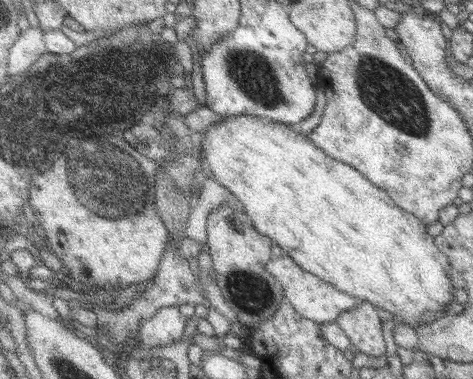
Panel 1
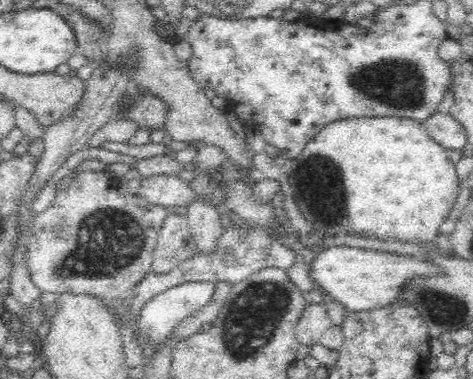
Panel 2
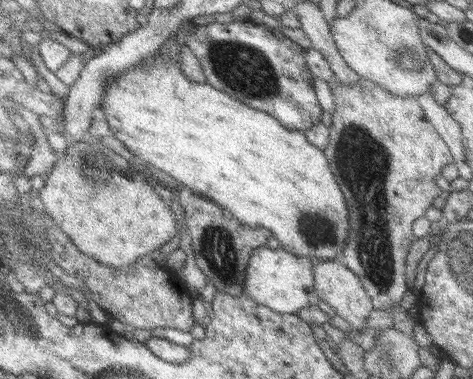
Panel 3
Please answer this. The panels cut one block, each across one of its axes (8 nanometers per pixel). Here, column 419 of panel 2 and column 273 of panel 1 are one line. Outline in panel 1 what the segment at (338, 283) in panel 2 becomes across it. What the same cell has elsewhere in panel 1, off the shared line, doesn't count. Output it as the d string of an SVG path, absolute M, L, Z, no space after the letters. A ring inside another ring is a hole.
M281 254L281 256L273 256L271 264L267 266L269 272L283 284L285 288L285 302L289 302L301 316L323 324L335 324L343 312L347 310L355 310L359 306L359 300L339 288L335 288L333 284L321 280L321 276L315 276L311 272L307 272L305 268L301 268L291 256Z

